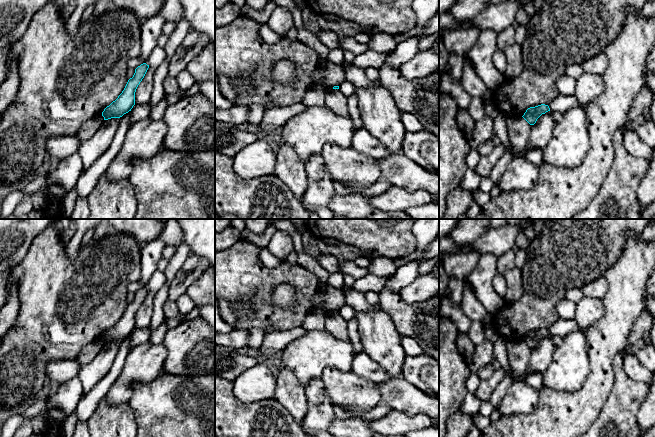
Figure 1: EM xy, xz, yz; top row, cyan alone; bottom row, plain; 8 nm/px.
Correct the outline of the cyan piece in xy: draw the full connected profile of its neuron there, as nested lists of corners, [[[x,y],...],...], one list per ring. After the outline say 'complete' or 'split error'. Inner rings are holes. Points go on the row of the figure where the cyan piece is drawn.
[[[143,63],[135,69],[133,77],[128,80],[122,93],[102,112],[104,120],[108,120],[111,118],[120,118],[124,114],[131,111],[131,109],[135,105],[136,89],[144,78],[148,68],[149,65]]]; complete

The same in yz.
[[[541,104],[535,107],[530,107],[526,110],[522,116],[530,125],[534,125],[537,119],[546,112],[550,111],[548,105]]]; complete

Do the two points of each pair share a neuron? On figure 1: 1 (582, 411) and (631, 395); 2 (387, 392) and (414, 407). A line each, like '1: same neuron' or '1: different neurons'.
1: different neurons
2: same neuron

